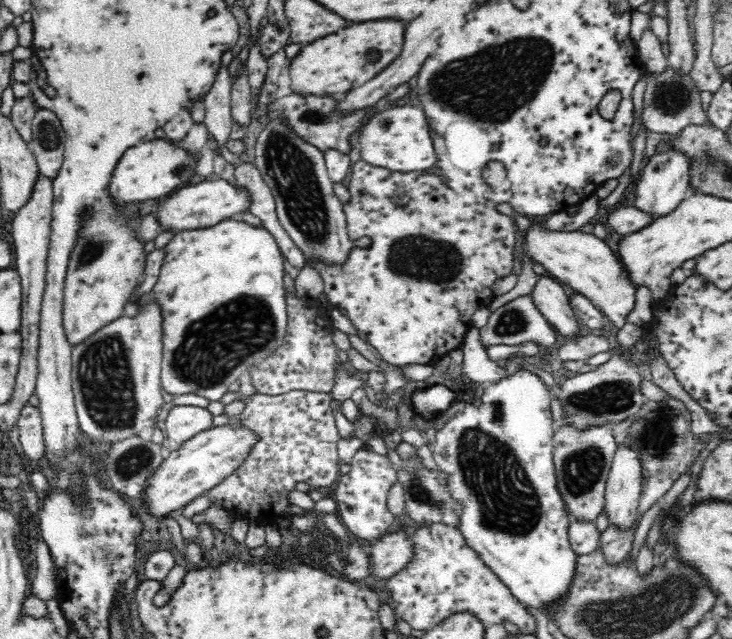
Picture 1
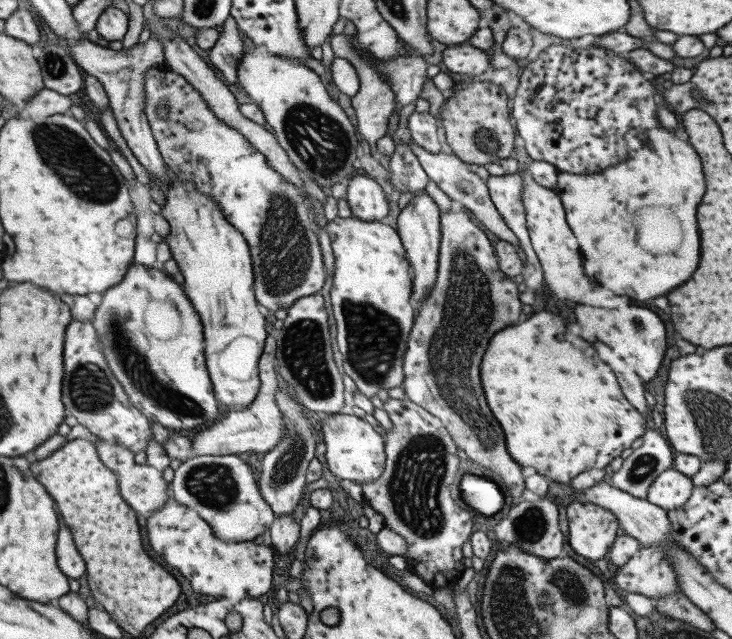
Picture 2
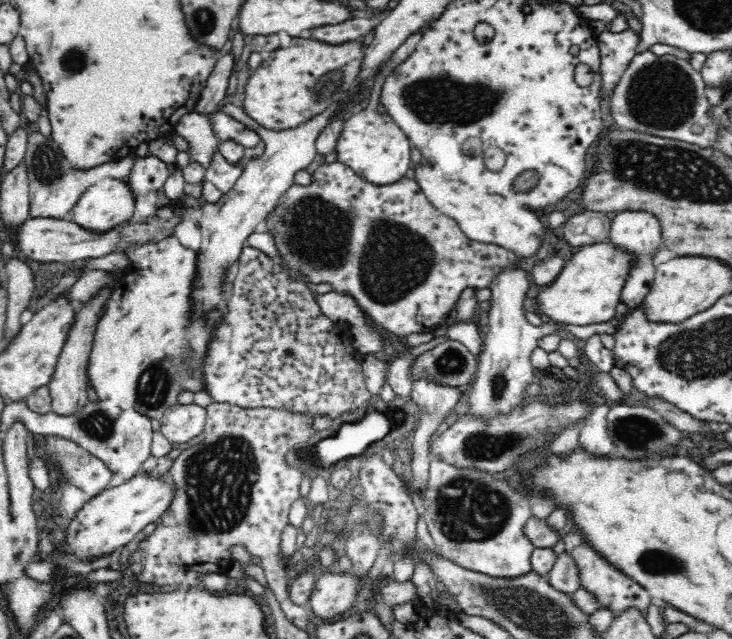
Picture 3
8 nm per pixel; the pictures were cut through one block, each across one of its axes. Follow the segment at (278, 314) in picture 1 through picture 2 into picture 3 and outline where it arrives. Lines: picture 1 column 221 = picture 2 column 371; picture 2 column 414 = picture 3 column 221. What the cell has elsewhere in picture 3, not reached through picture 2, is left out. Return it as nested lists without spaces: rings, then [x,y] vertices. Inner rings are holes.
[[[167,237],[162,239],[158,244],[147,243],[136,247],[131,252],[131,262],[128,266],[128,270],[118,285],[113,290],[111,297],[109,298],[106,308],[97,322],[97,327],[94,333],[94,342],[92,342],[92,350],[90,350],[90,356],[88,358],[88,366],[86,366],[86,386],[90,386],[94,389],[97,397],[100,399],[110,399],[116,402],[116,405],[122,409],[122,411],[138,411],[144,416],[150,417],[150,420],[160,421],[162,415],[172,406],[176,401],[176,396],[182,388],[196,392],[196,390],[202,390],[204,388],[204,379],[202,379],[202,358],[206,356],[206,350],[208,350],[208,340],[214,332],[215,326],[219,323],[219,318],[223,313],[223,309],[212,312],[208,318],[196,317],[192,319],[190,314],[190,292],[192,292],[192,286],[194,286],[194,268],[196,268],[196,251],[182,246],[177,237]]]

